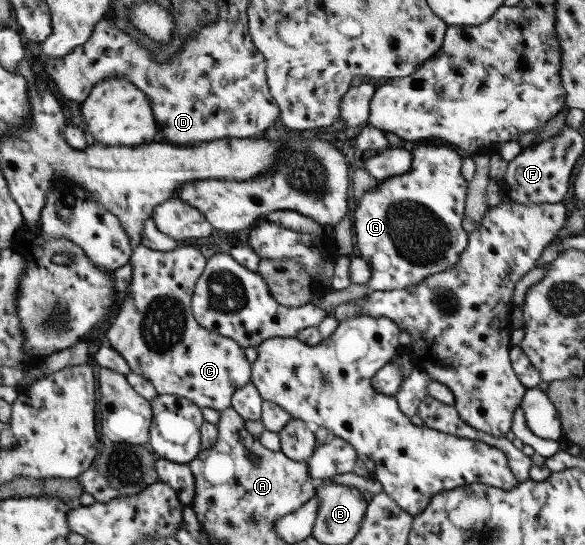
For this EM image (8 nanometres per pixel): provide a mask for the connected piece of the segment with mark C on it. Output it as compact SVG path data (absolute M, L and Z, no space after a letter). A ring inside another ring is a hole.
M143 244L138 245L129 260L132 271L129 288L123 293L115 319L106 331L106 338L110 346L126 359L132 371L154 385L157 394L181 396L199 407L221 411L231 406L231 398L236 390L251 382L252 362L248 362L245 349L235 340L206 330L193 317L192 295L206 263L207 259L196 246L178 246L164 252L152 250Z

